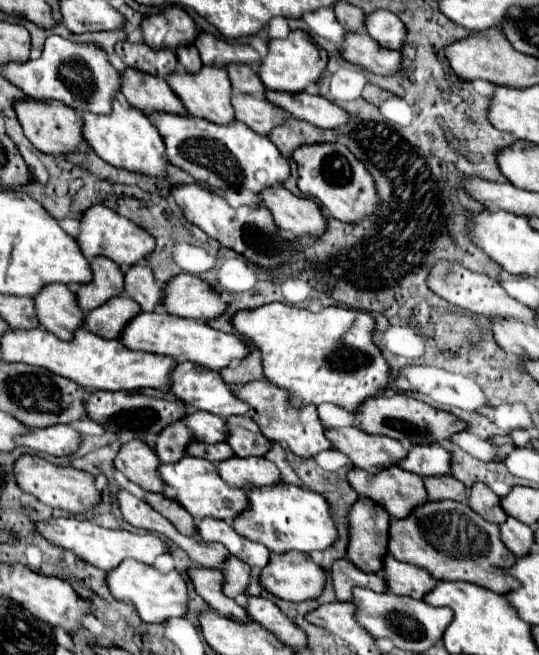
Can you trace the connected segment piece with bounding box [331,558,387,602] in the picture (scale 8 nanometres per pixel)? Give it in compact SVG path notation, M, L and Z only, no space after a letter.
M347 558L337 560L333 564L331 578L333 578L337 600L341 600L341 602L353 600L351 596L353 596L355 586L369 588L373 592L387 592L387 582L381 574L367 574L367 572L359 570L355 564L351 564Z

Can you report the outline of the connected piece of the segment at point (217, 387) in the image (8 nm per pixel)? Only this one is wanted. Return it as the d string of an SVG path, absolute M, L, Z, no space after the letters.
M179 362L175 366L175 374L173 374L173 388L171 392L175 396L179 396L191 412L195 410L203 410L203 412L211 412L219 418L229 418L229 416L243 416L247 414L247 404L243 400L239 400L231 386L221 378L219 372L215 370L209 370L209 368L203 368L199 364L193 364L193 362Z

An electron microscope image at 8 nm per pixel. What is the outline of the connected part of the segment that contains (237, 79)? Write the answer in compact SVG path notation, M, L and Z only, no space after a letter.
M227 64L225 70L229 74L233 90L243 92L243 94L251 94L255 98L263 98L265 86L251 66L247 66L247 64Z

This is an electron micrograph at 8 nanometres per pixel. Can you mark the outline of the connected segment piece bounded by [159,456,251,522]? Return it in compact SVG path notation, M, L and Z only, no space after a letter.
M183 456L183 460L179 460L177 464L161 464L159 474L169 488L177 490L175 500L195 518L211 516L211 518L217 518L217 520L231 522L241 512L251 508L251 504L247 500L247 492L239 490L239 488L231 488L227 482L223 482L219 472L217 472L217 466L211 464L209 460Z

